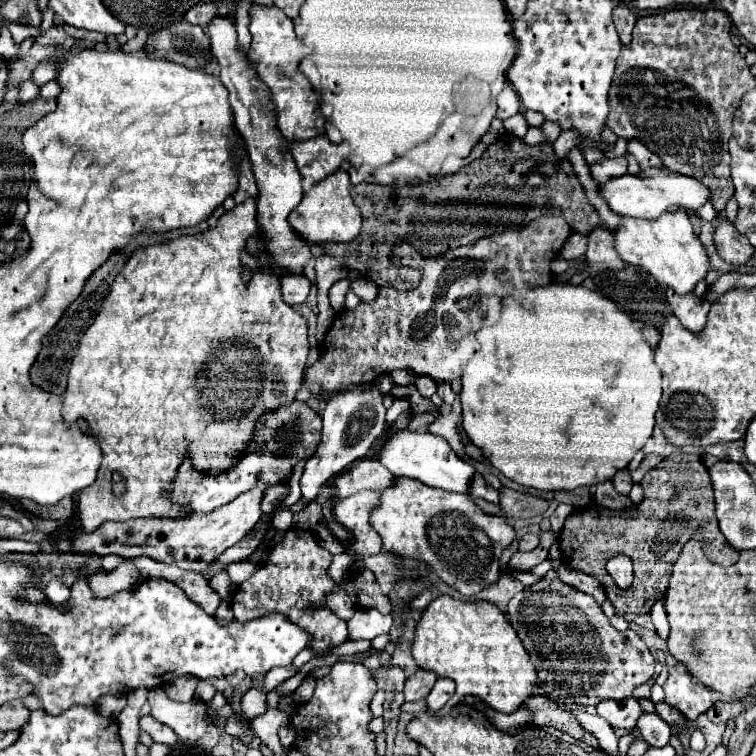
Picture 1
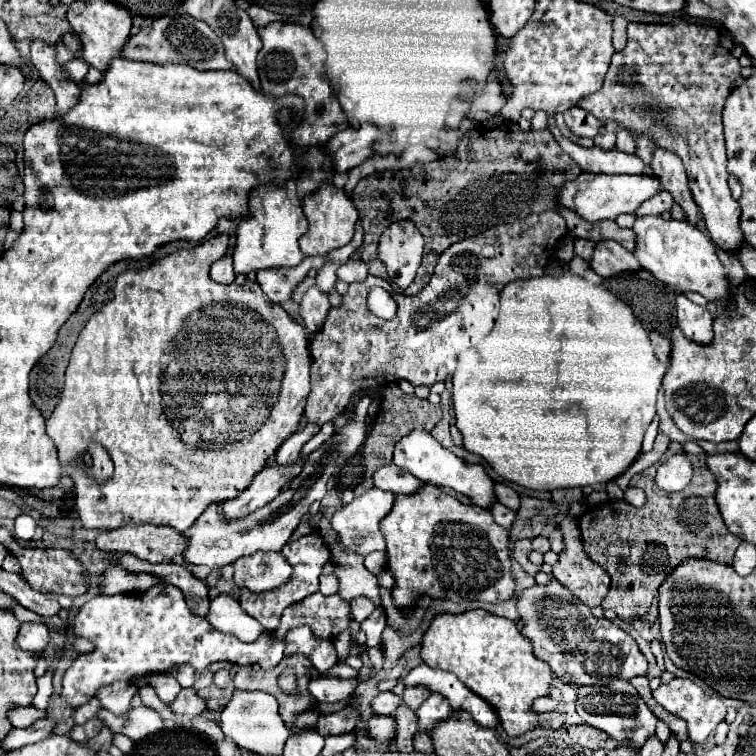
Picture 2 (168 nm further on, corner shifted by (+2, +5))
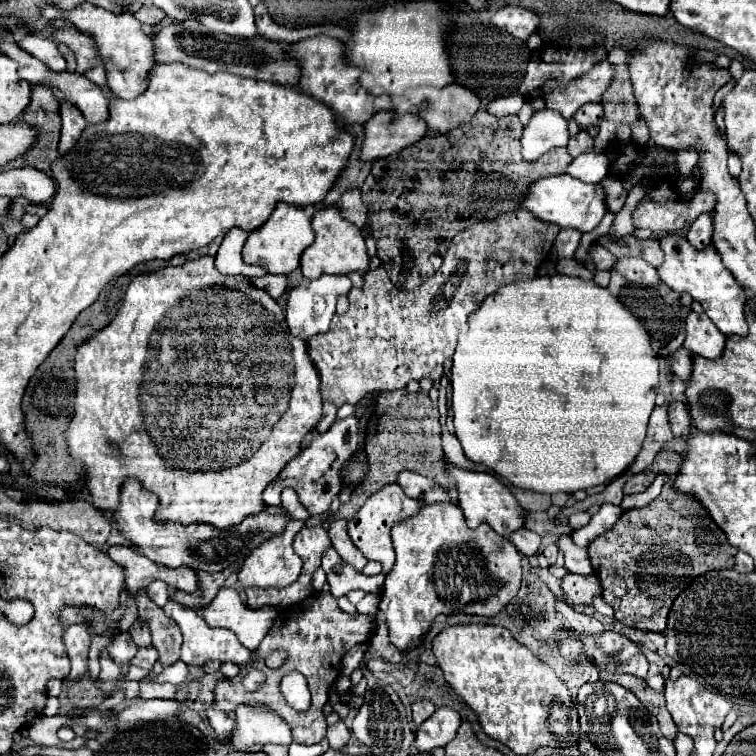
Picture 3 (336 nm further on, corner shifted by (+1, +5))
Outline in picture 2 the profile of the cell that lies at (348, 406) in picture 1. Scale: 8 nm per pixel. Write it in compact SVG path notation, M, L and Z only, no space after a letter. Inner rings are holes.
M364 397L359 400L358 404L350 412L350 420L338 428L324 444L320 444L314 452L308 454L304 468L292 484L282 490L270 504L258 508L246 518L236 518L236 520L224 520L220 516L220 504L210 504L204 514L188 528L186 536L190 540L184 558L190 564L204 564L208 568L220 568L226 564L234 564L242 556L250 556L258 550L274 550L280 552L282 546L288 542L290 534L294 528L300 524L300 520L308 514L310 504L316 500L322 500L326 496L326 482L332 476L336 468L338 458L352 458L358 454L362 448L366 436L368 436L368 418L369 408L372 404L372 398Z

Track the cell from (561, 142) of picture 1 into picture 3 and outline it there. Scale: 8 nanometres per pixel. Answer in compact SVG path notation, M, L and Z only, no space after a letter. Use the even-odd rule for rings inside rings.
M585 104L585 108L577 110L575 114L575 122L581 126L581 128L589 128L589 126L597 126L603 118L603 106L601 104Z

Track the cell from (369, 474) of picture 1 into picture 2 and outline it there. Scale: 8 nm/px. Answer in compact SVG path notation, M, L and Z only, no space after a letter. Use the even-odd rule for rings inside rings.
M388 464L388 466L378 468L374 472L372 480L374 480L374 486L376 488L390 490L394 494L414 494L422 486L422 482L416 476L412 476L410 472L400 470L394 464Z

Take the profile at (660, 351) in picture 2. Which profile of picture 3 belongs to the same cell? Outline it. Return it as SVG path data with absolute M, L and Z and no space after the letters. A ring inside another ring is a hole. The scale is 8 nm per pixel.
M679 348L675 354L671 354L669 364L671 364L671 370L677 378L681 378L683 382L689 382L691 370L693 370L693 356L689 350Z

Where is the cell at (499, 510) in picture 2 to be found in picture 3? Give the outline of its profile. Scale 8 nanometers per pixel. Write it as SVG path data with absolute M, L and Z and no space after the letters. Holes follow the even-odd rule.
M521 528L517 532L513 532L513 536L509 536L509 540L517 546L517 550L523 554L523 556L535 556L539 554L539 546L541 546L541 536L527 530L527 528Z

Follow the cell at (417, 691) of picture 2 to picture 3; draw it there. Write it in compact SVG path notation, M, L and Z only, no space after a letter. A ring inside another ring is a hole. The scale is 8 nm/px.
M429 700L413 702L413 724L415 724L415 726L423 724L433 712L435 712L435 706L433 706Z

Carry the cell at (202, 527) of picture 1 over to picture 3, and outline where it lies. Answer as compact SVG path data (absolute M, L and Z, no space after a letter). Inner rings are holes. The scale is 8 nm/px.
M349 416L345 420L335 420L333 426L325 434L317 434L311 440L311 446L307 446L297 458L293 458L285 470L279 474L277 480L273 480L265 492L263 500L267 506L281 506L281 492L283 488L293 488L299 496L299 502L309 510L309 516L321 516L329 510L333 498L343 488L343 476L341 470L345 464L353 458L359 446L359 432L357 432L357 418Z

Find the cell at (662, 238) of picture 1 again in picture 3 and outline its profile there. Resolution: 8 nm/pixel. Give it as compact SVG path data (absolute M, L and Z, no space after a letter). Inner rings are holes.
M671 234L659 240L661 250L665 252L665 262L659 266L661 280L673 288L675 292L687 292L697 300L709 320L725 334L725 336L747 336L747 320L745 320L745 304L749 300L747 292L737 284L733 274L723 266L719 252L715 246L707 246L705 250L695 250L687 238L679 234Z

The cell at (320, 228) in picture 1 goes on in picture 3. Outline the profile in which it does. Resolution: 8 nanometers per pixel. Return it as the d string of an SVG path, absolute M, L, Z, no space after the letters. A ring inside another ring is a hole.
M337 208L319 210L313 216L313 230L315 230L315 242L301 256L301 272L305 278L319 278L321 274L333 274L333 276L347 276L351 272L365 274L369 270L371 258L367 254L361 230L355 224L347 222Z

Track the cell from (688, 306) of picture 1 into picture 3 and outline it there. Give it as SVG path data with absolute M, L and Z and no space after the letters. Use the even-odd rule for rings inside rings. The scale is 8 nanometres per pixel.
M691 312L687 316L685 326L687 326L687 336L683 346L691 354L703 358L719 358L723 354L725 336L715 328L715 324L705 314Z

